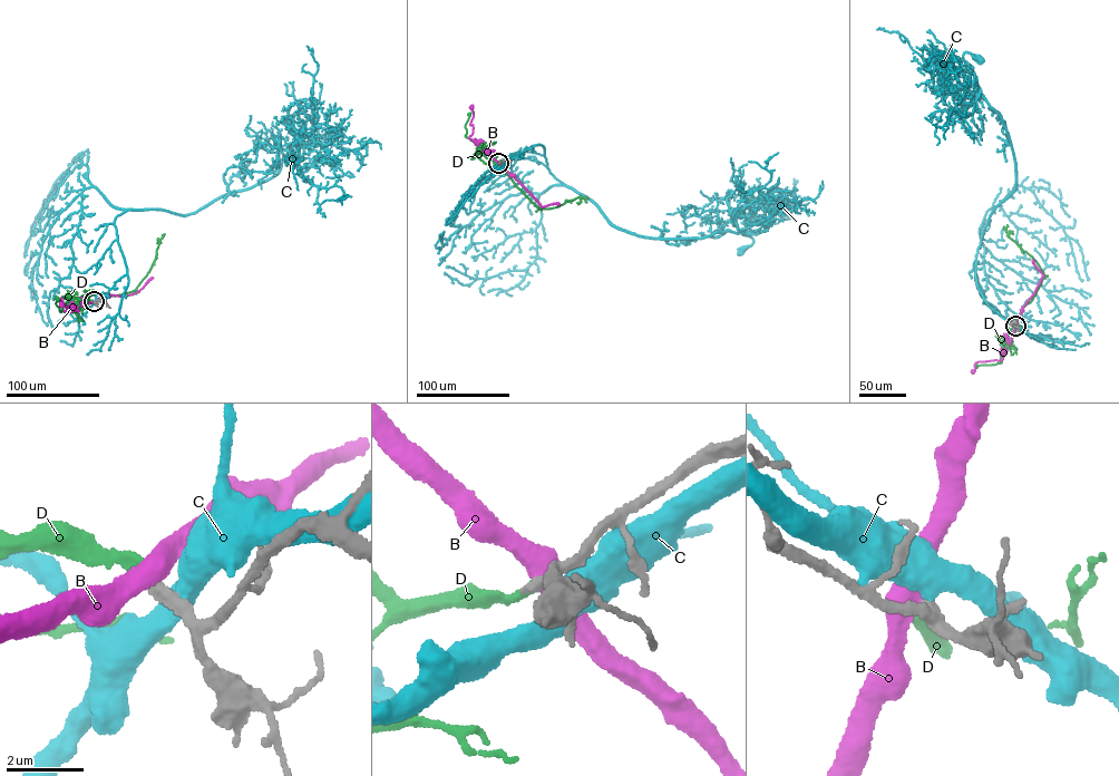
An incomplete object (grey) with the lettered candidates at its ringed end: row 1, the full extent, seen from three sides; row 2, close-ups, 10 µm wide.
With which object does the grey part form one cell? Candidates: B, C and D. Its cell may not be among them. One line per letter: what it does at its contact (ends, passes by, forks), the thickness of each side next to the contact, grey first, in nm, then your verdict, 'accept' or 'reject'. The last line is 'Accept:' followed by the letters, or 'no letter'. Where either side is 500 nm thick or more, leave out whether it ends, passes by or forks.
B: 340 nm thick on the grey side, 500 nm on the other; reject
C: it passes by; 400 nm thick on the grey side, 480 nm on the other; reject
D: it ends there; 280 nm thick on the grey side, 240 nm on the other; accept
Accept: D

